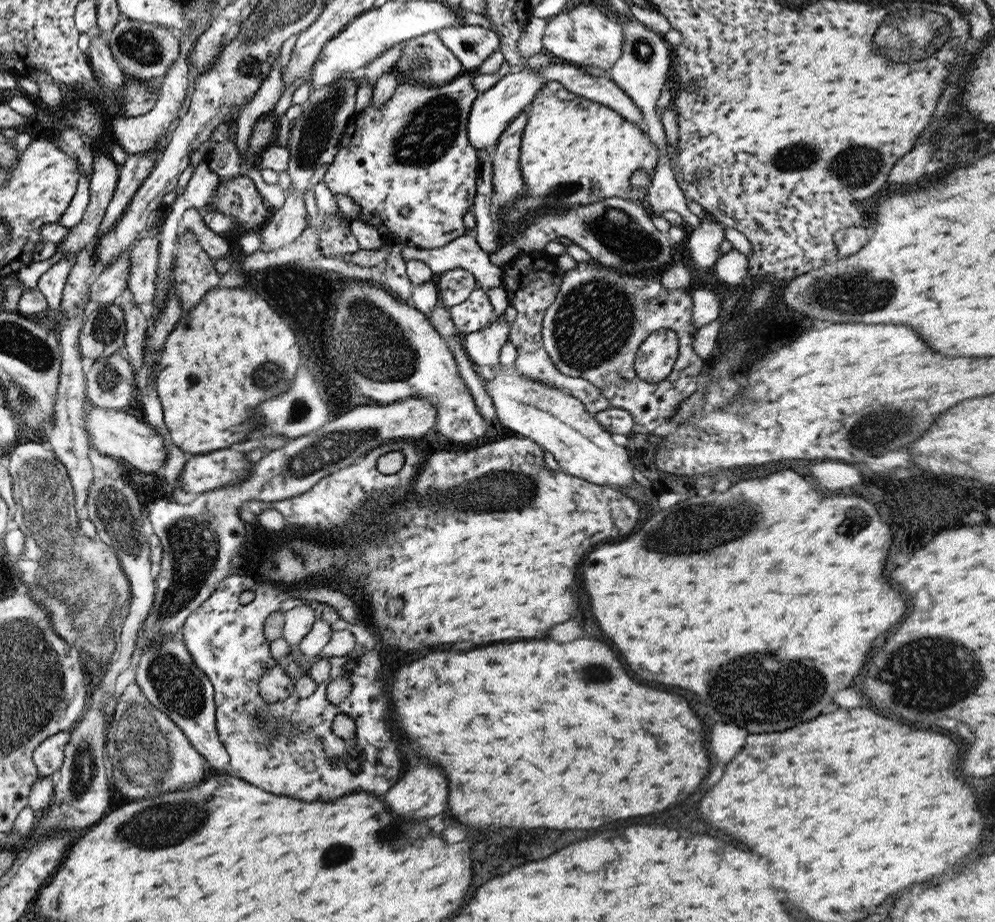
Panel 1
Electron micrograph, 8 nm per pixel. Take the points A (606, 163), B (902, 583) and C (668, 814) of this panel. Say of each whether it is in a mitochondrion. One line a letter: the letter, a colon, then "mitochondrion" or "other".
A: other
B: other
C: other

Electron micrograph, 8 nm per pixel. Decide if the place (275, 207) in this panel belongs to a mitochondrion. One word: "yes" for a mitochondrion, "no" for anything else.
no

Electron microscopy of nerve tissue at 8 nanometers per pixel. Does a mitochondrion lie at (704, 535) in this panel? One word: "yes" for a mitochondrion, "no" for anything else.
yes

